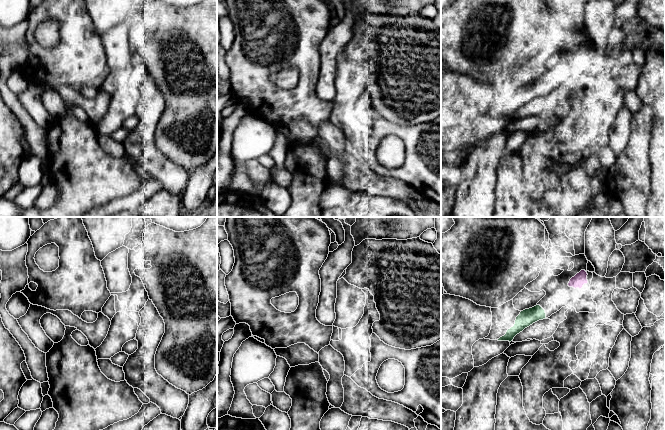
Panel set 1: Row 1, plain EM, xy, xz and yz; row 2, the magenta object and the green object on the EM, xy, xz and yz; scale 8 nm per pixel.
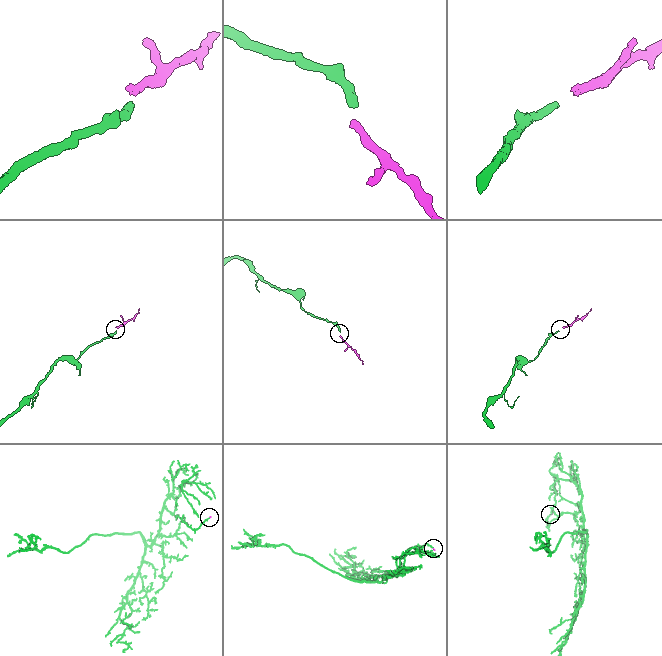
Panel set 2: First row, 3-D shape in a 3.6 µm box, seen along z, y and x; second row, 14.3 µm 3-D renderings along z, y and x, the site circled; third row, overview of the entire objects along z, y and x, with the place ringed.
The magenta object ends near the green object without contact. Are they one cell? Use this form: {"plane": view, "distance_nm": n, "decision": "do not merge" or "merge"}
{"plane": "yz", "distance_nm": 280, "decision": "merge"}

